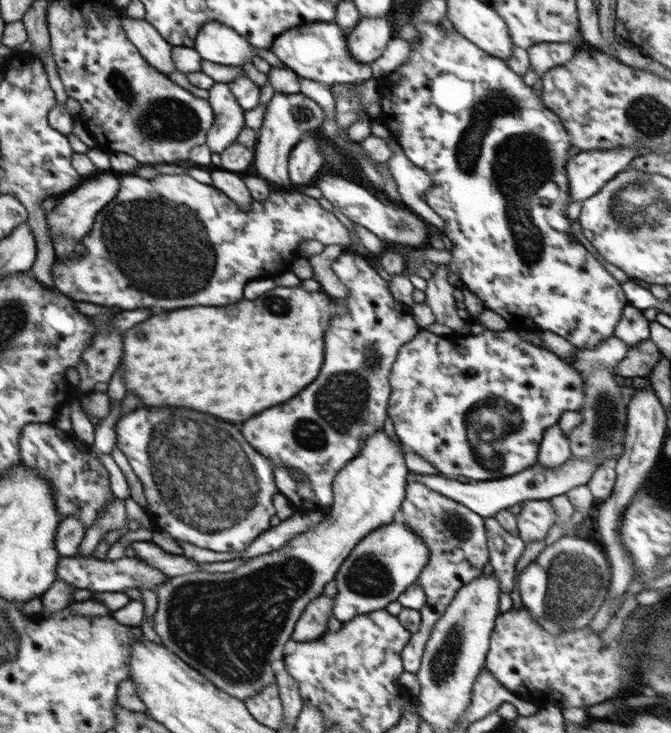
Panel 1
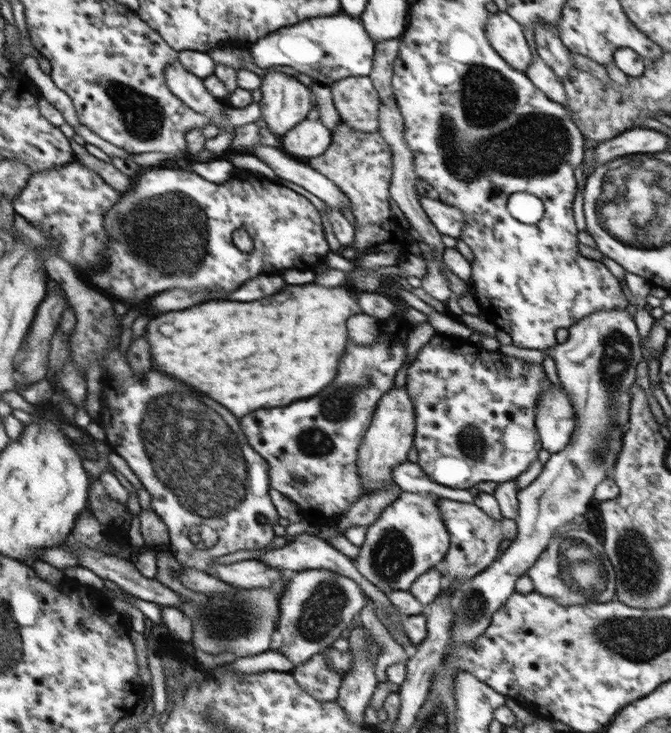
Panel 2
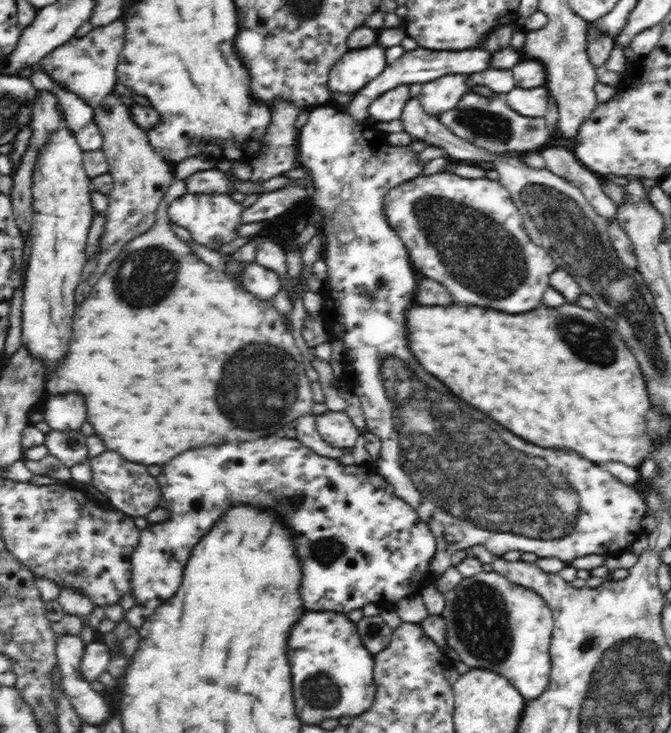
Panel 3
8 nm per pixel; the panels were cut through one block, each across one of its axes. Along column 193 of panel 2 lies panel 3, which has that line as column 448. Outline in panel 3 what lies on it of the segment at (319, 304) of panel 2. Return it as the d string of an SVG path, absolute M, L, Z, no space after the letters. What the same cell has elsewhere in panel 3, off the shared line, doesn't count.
M562 304L558 308L548 308L548 306L538 306L532 312L526 314L502 314L498 310L486 310L480 306L414 306L410 308L410 314L406 314L406 326L410 328L410 350L418 358L418 362L436 378L440 378L456 396L472 404L474 408L480 408L486 412L492 420L500 422L504 428L508 428L512 434L530 440L542 448L568 448L576 450L582 458L601 462L620 461L632 467L640 467L642 462L650 458L652 451L652 439L646 433L647 415L651 402L647 393L645 376L639 367L632 352L626 347L625 342L612 327L606 318L598 310L586 310L576 304Z

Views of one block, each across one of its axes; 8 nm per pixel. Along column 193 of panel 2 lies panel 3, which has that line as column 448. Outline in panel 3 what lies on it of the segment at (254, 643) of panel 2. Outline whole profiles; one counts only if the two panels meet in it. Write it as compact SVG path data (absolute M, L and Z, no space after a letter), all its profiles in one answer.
M482 571L463 578L460 584L445 592L446 602L442 617L448 625L446 646L454 648L459 660L473 668L492 670L508 679L522 697L530 701L538 698L550 684L550 644L553 632L553 614L546 601L532 589L518 586L496 571Z

